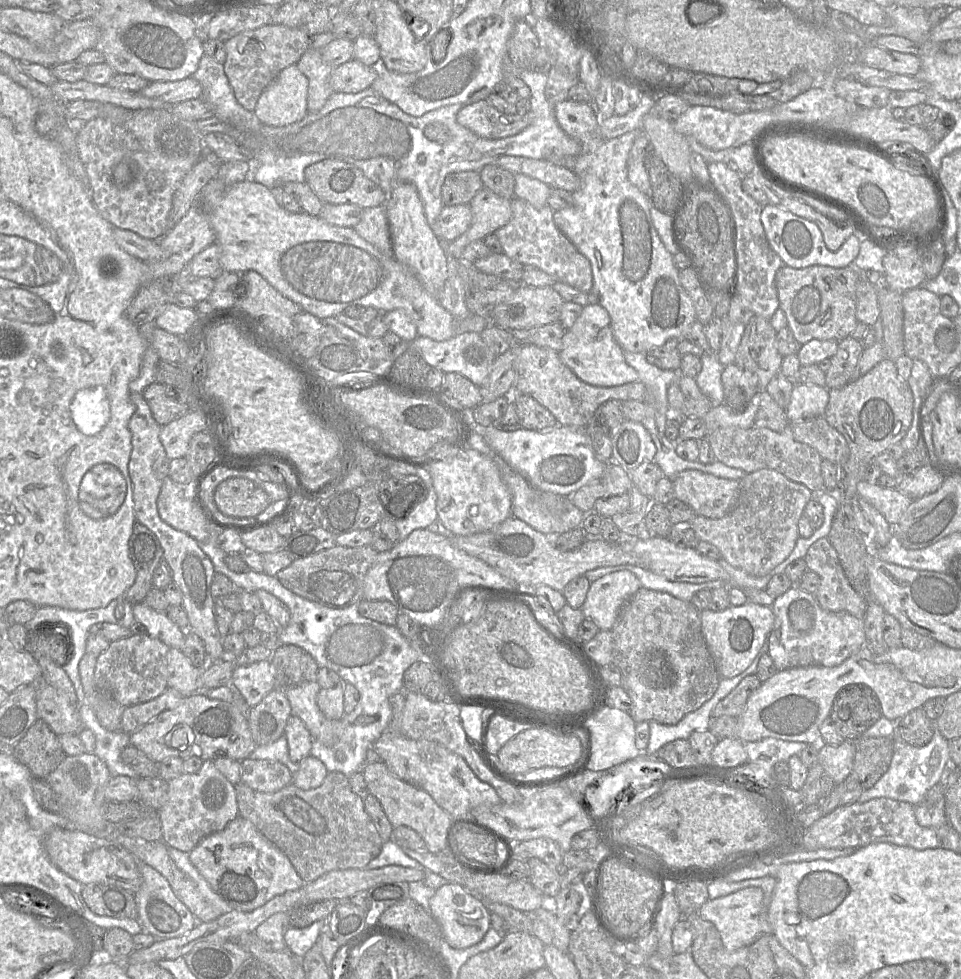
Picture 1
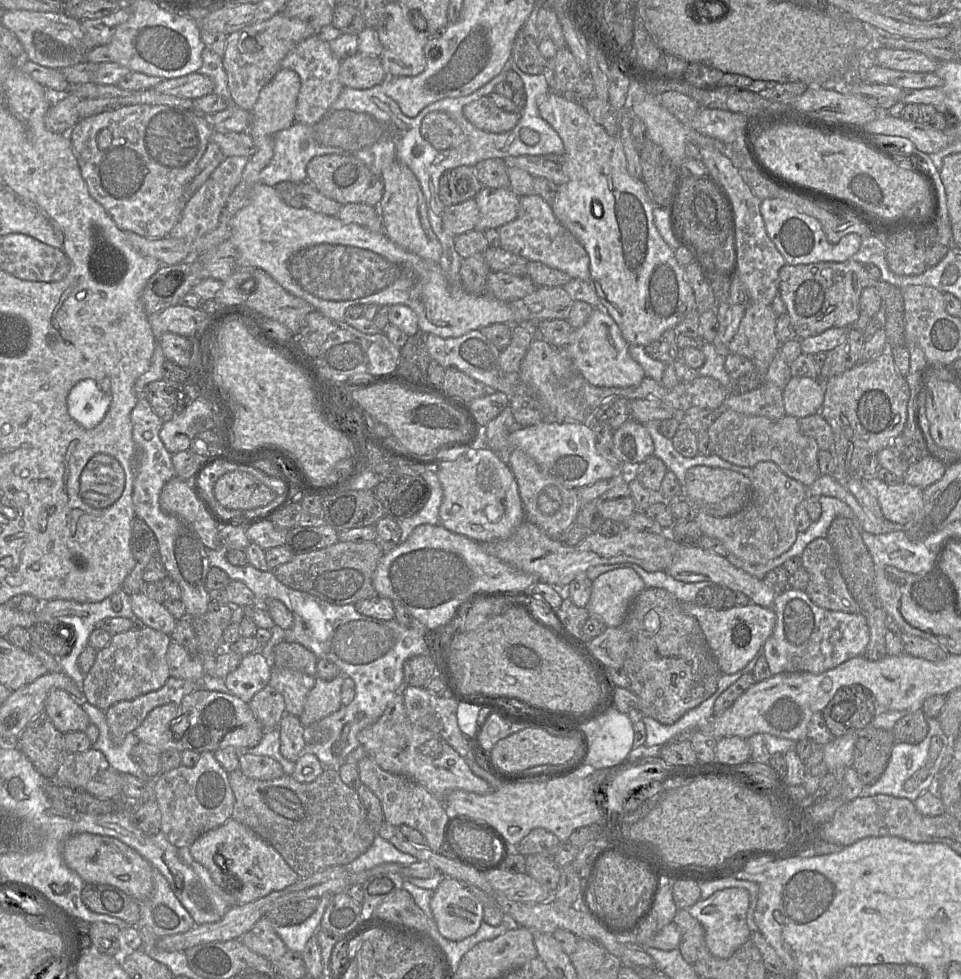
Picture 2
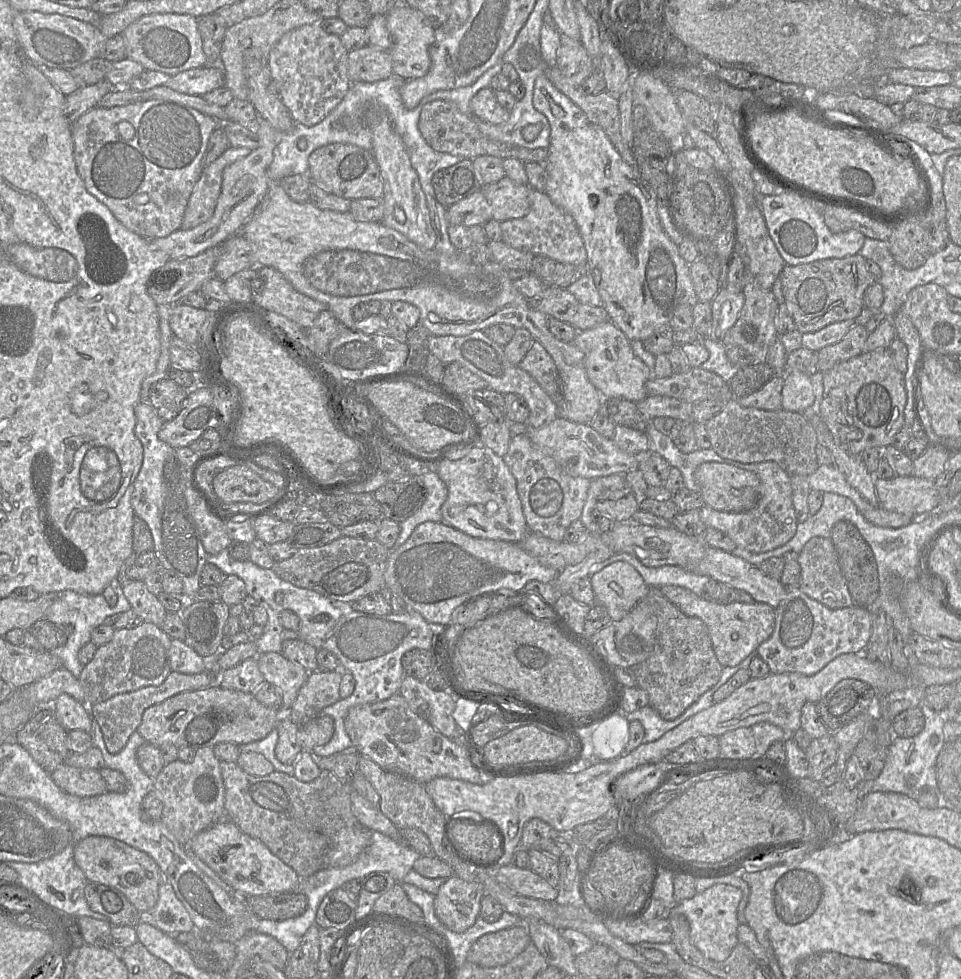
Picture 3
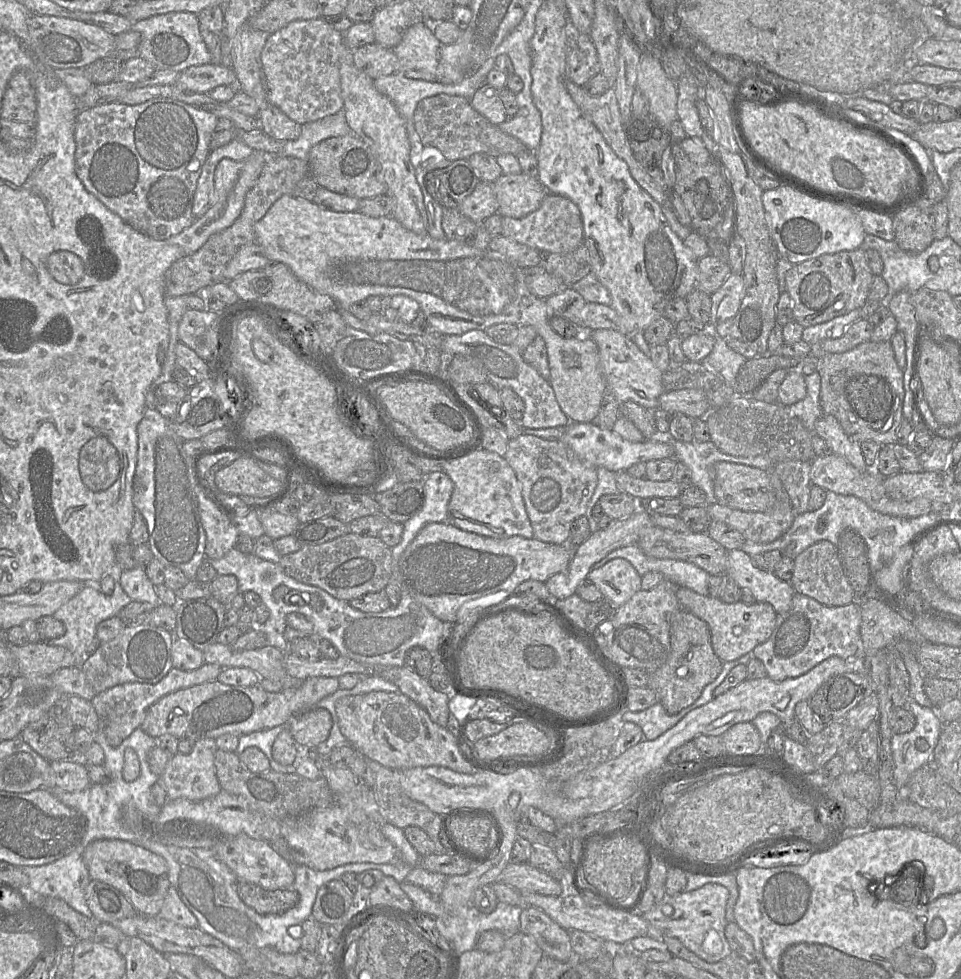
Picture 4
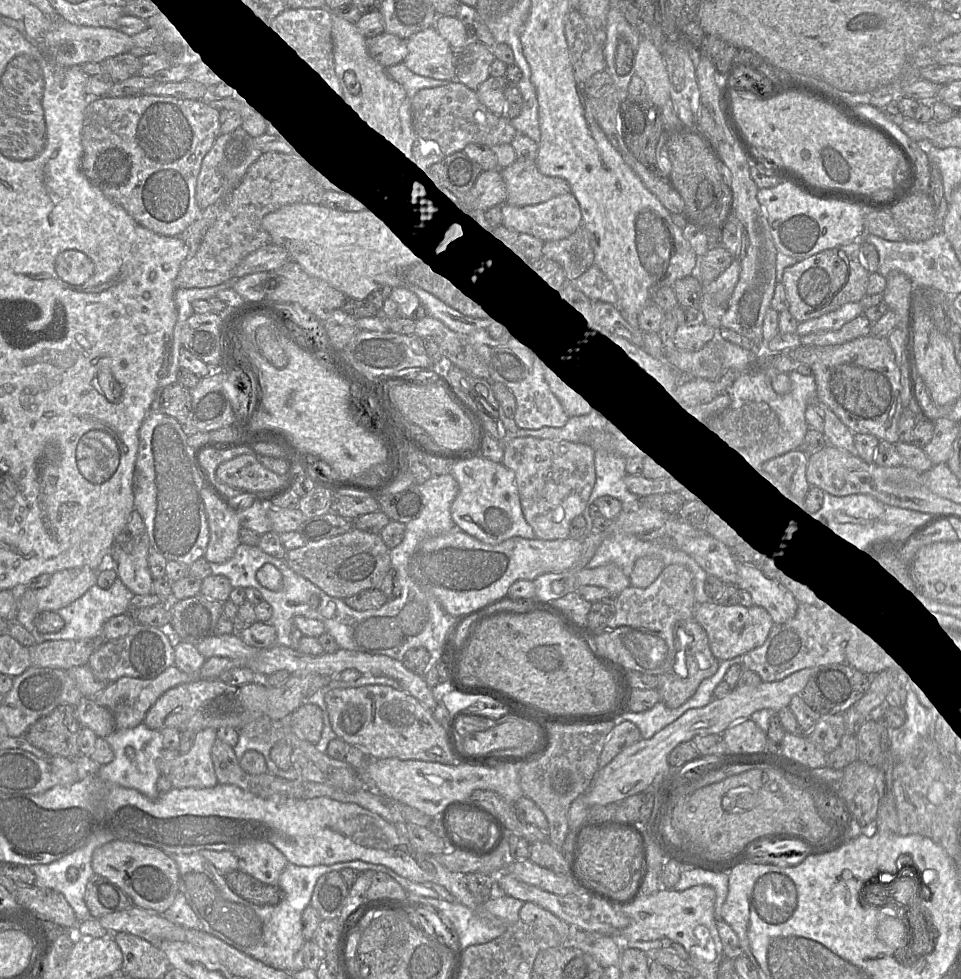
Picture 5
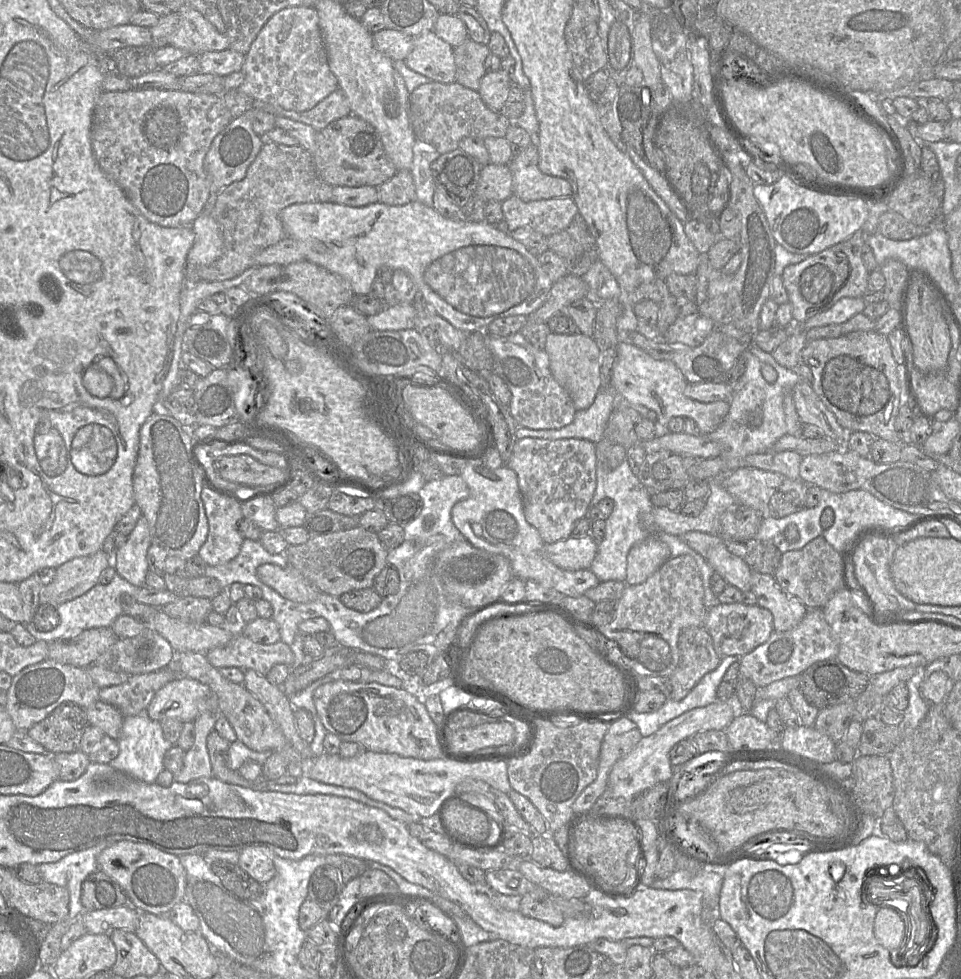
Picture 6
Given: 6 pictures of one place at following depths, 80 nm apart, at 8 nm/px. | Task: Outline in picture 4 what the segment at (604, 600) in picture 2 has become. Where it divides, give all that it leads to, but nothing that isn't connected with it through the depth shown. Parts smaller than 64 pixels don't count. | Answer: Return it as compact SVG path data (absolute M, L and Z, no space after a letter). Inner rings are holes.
M617 558L591 570L587 581L594 584L615 609L625 604L641 590L641 576L625 559Z

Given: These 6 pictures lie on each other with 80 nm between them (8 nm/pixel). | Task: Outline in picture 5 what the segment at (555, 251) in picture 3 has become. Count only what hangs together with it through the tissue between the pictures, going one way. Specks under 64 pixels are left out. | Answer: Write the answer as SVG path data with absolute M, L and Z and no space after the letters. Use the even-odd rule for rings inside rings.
M572 193L561 194L543 203L530 206L512 206L504 203L500 206L502 226L511 233L528 234L544 243L569 237L582 225L579 204Z

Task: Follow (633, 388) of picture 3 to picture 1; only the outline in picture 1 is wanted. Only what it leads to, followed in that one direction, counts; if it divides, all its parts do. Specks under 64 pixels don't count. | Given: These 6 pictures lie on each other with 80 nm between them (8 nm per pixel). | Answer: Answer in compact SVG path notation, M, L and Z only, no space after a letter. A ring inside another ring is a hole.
M597 303L583 306L581 314L562 338L559 358L583 382L599 387L614 387L637 382L637 371L625 361L624 351L615 341L608 312Z

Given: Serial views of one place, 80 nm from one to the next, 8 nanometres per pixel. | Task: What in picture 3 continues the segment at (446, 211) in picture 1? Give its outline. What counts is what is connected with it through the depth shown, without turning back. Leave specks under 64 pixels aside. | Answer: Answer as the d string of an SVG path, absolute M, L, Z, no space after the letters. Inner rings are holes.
M481 189L447 208L449 225L484 225L492 219L492 209Z

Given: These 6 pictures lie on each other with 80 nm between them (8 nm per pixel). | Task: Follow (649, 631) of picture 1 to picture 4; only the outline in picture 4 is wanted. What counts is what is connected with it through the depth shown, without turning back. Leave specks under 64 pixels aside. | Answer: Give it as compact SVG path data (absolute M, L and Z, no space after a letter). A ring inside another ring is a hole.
M682 608L670 617L669 635L668 659L660 668L649 674L647 687L656 693L657 702L660 702L669 714L677 714L693 704L704 687L717 678L723 662L713 651L708 625Z

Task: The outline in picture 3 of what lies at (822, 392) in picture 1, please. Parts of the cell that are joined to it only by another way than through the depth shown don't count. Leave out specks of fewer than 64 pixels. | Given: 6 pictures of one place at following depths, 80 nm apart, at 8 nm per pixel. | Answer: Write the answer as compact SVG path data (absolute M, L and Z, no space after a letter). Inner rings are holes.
M787 361L781 392L782 409L803 414L815 400L810 376L800 371L789 371Z

